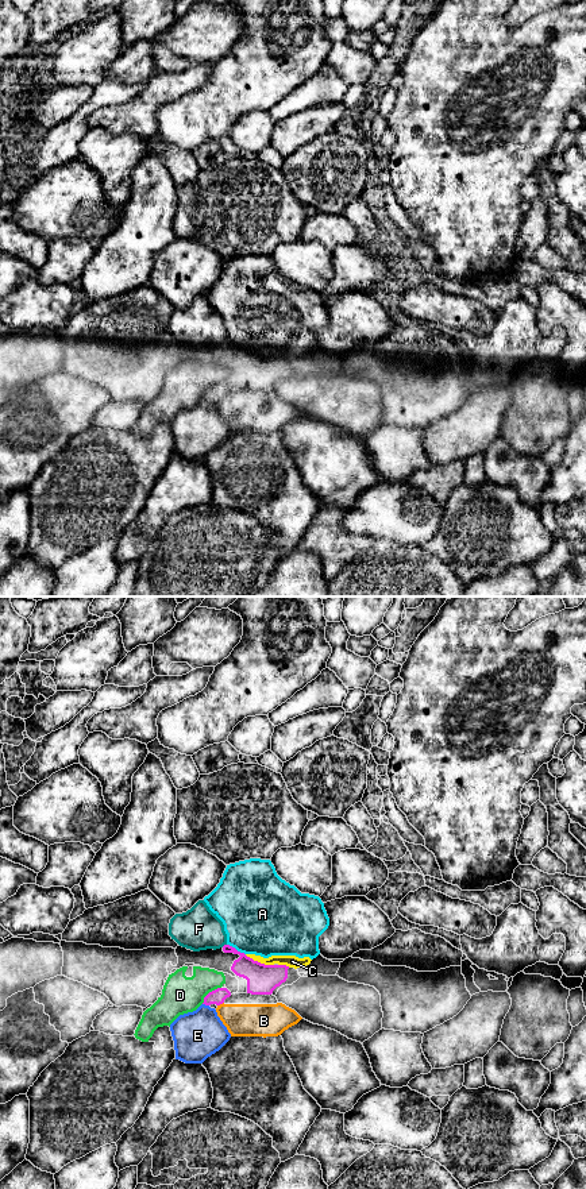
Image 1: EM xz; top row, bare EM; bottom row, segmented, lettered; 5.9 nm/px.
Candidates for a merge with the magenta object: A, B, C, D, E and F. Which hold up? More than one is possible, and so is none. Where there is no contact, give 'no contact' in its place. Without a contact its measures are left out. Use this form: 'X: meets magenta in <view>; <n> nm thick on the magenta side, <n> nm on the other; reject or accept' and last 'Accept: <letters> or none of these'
A: meets magenta in xz; 180 nm thick on the magenta side, 460 nm on the other; reject
B: meets magenta in xz; 90 nm thick on the magenta side, 190 nm on the other; reject
C: meets magenta in xz; 180 nm thick on the magenta side, 80 nm on the other; reject
D: meets magenta in xz; 90 nm thick on the magenta side, 220 nm on the other; reject
E: meets magenta in xz; 90 nm thick on the magenta side, 280 nm on the other; reject
F: meets magenta in xz; 140 nm thick on the magenta side, 260 nm on the other; reject
Accept: none of these

